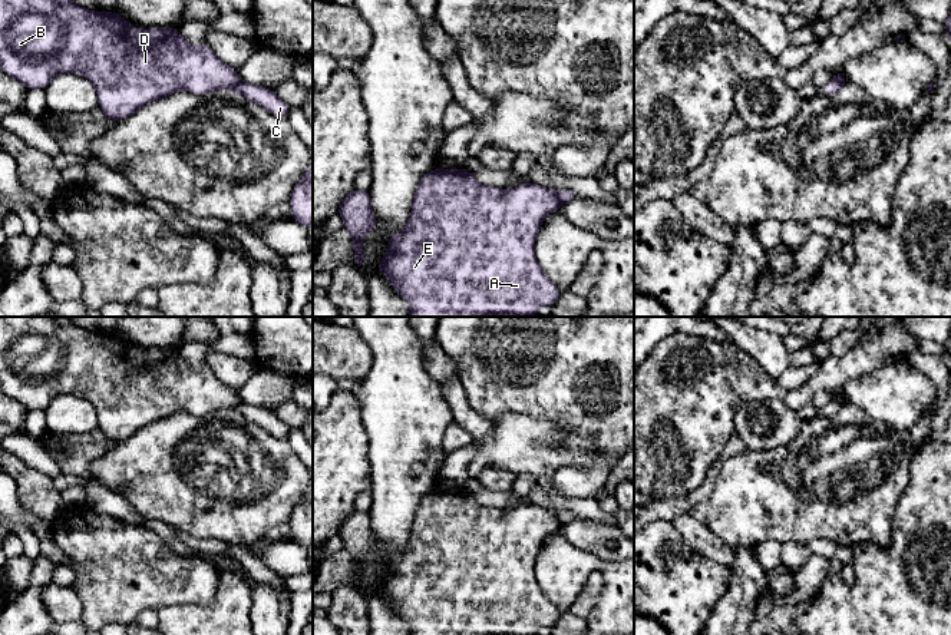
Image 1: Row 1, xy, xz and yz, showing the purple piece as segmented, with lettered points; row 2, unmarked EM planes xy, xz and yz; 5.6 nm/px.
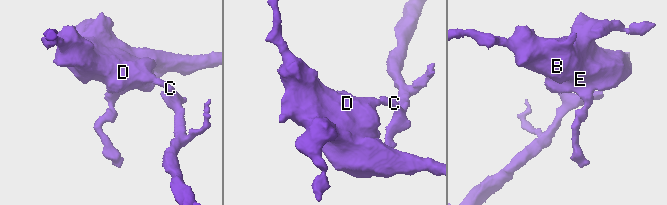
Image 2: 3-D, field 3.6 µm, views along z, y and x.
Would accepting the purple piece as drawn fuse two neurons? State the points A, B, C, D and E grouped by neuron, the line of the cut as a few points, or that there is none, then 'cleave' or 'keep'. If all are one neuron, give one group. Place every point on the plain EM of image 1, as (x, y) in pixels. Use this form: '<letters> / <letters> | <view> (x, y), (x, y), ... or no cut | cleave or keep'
A B D E / C | xz (555, 513), (561, 525) | cleave

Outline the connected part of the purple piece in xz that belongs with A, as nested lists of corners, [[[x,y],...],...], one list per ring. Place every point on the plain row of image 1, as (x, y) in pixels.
[[[436,489],[422,496],[407,548],[390,556],[389,572],[377,591],[409,625],[409,635],[538,635],[544,626],[555,626],[561,616],[535,578],[535,560],[544,540],[561,527],[557,513],[538,505],[502,510],[479,505],[463,489]]]

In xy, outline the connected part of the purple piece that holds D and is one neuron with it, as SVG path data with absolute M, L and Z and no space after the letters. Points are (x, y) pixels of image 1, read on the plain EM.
M0 317L0 386L29 411L44 410L62 394L83 397L95 407L105 437L115 443L179 411L202 417L234 411L241 401L207 363L194 367L178 348L139 351L113 331L83 330L69 317Z

